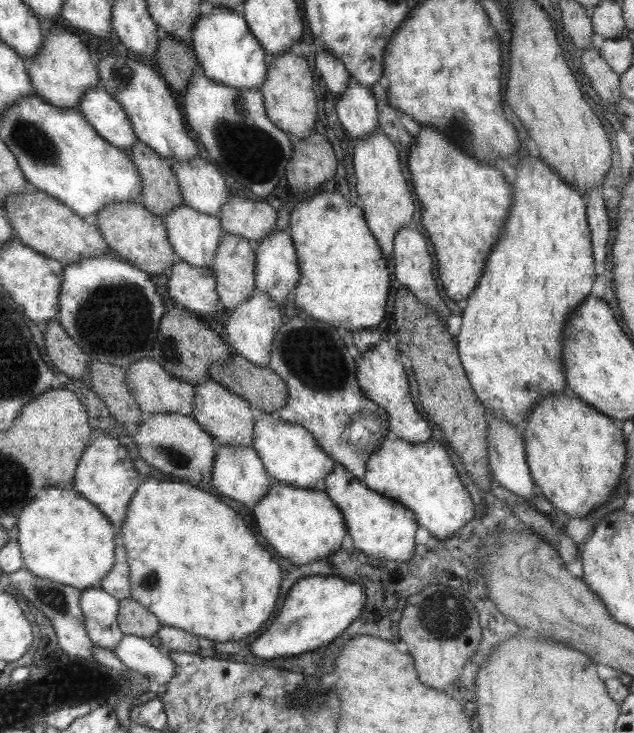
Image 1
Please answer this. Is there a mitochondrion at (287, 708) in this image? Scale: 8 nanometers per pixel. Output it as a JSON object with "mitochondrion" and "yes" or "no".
{"mitochondrion":"yes"}

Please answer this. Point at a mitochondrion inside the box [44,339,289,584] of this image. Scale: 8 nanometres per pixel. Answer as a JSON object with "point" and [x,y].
{"point":[175,457]}

